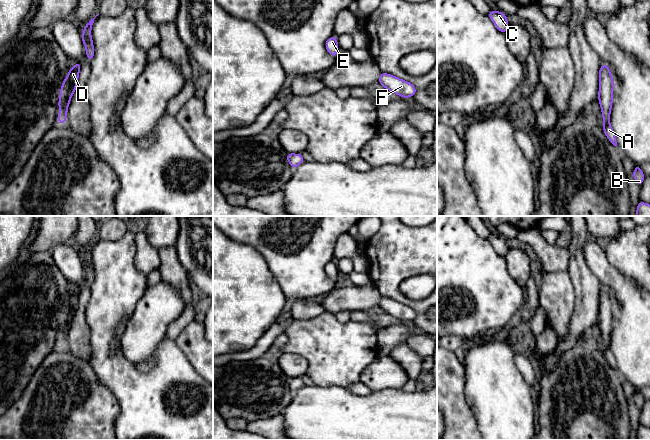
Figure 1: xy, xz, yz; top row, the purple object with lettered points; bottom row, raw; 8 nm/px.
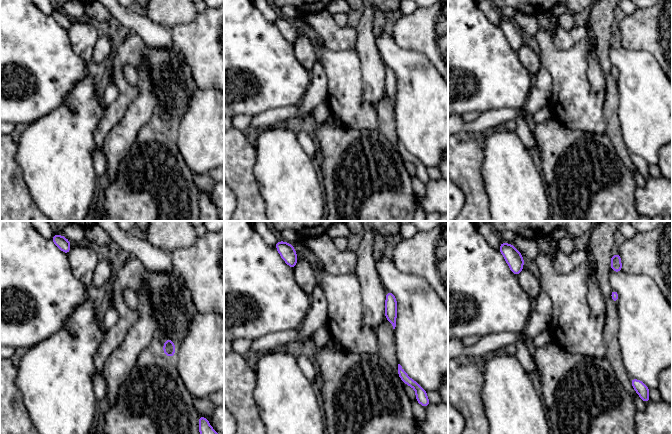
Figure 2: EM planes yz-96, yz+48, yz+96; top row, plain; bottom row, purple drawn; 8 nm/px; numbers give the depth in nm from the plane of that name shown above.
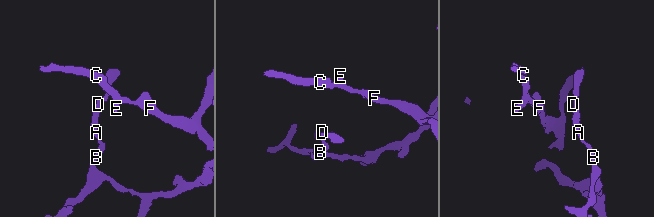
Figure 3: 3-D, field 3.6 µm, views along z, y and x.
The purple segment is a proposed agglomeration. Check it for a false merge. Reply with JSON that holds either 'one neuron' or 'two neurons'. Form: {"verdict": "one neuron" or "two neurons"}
{"verdict": "one neuron"}

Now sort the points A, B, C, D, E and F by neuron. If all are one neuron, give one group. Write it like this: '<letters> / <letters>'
A B C D E F

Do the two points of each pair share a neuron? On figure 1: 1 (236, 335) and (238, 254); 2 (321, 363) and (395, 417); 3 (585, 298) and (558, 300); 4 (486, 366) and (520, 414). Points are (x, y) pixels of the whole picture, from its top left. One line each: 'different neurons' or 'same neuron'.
1: same neuron
2: different neurons
3: different neurons
4: same neuron

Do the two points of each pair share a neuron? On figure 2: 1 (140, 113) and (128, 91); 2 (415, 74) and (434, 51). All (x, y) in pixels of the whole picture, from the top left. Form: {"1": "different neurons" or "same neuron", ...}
{"1": "different neurons", "2": "different neurons"}

